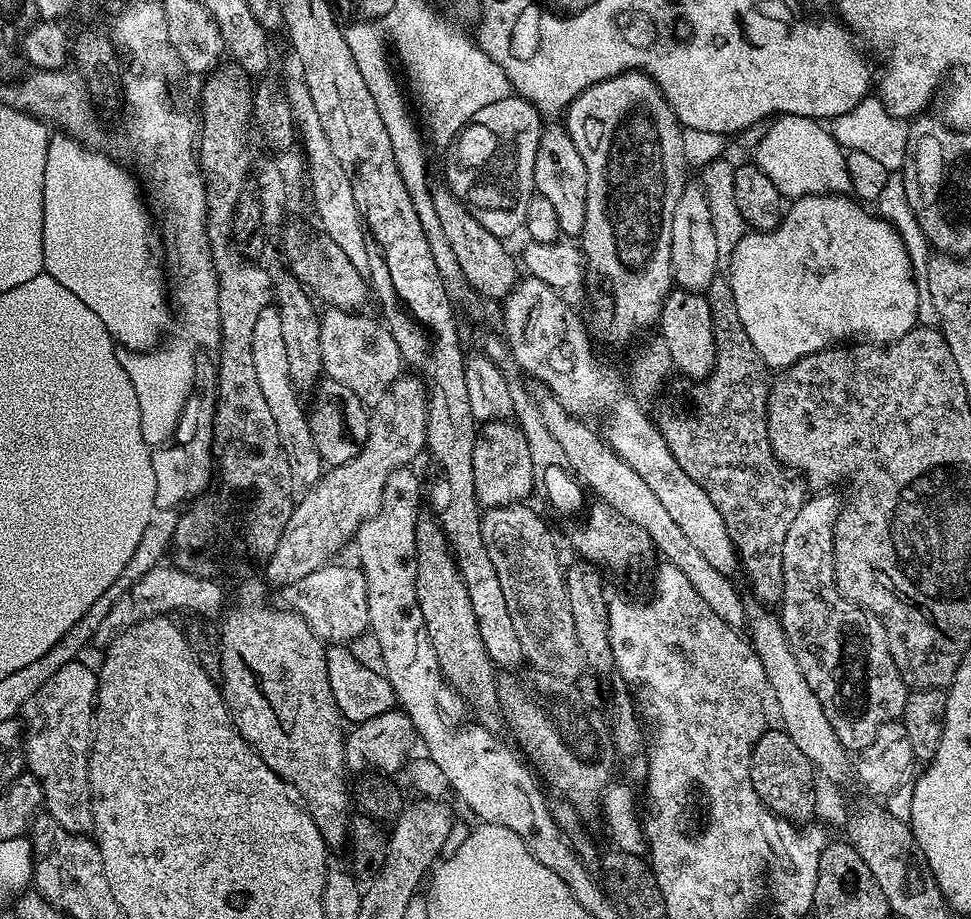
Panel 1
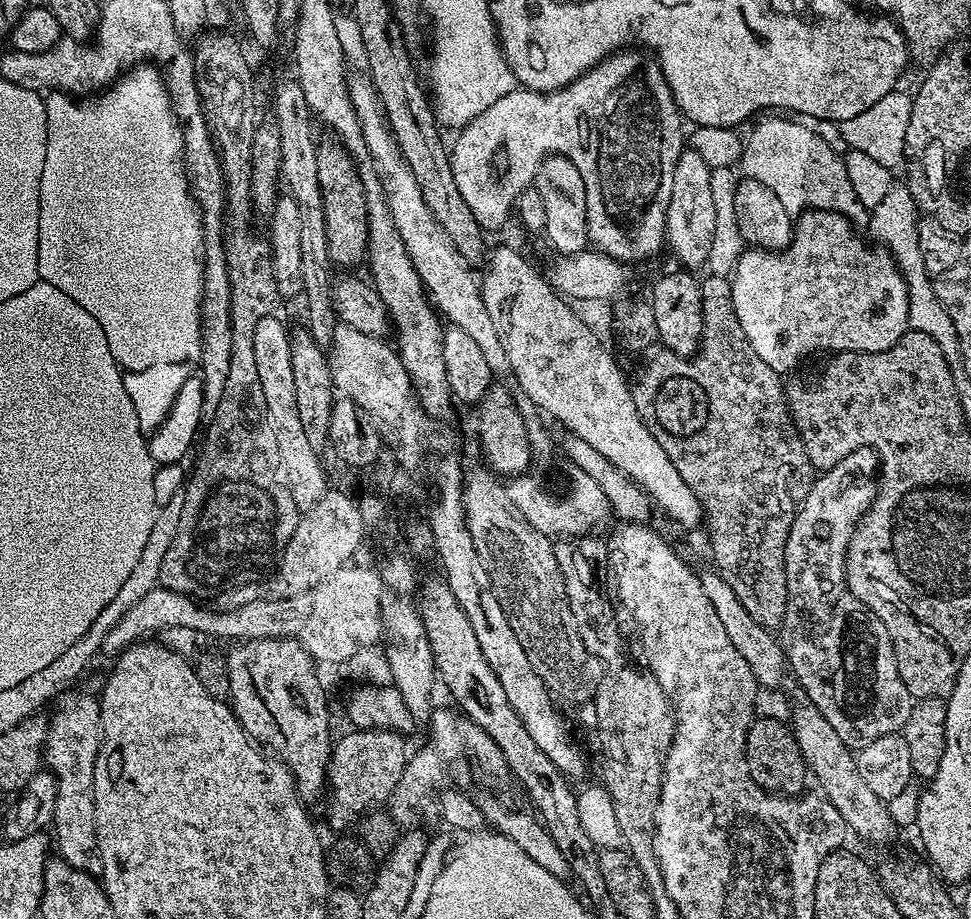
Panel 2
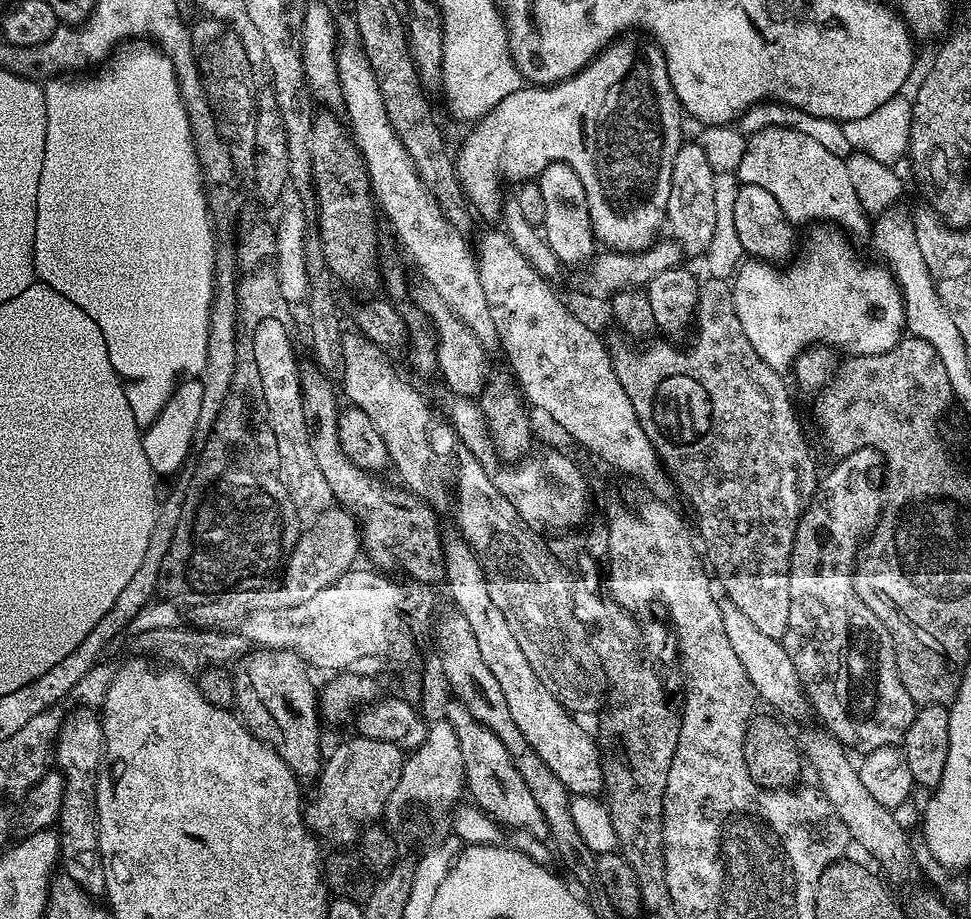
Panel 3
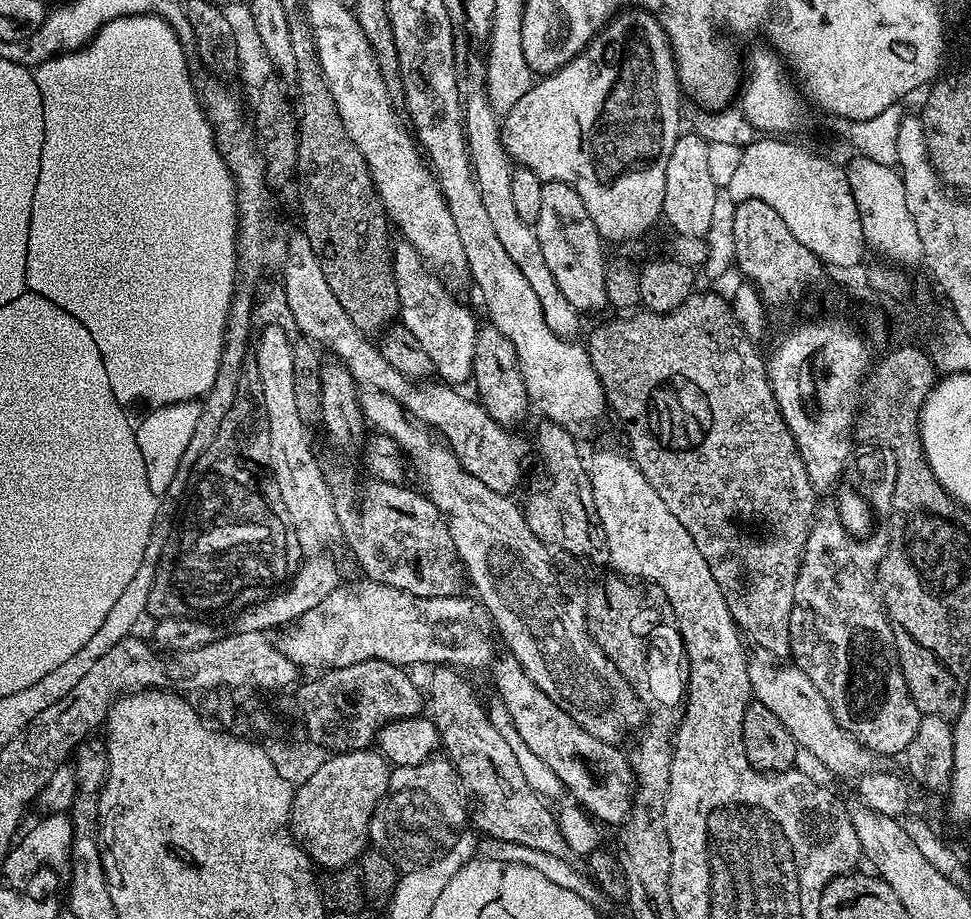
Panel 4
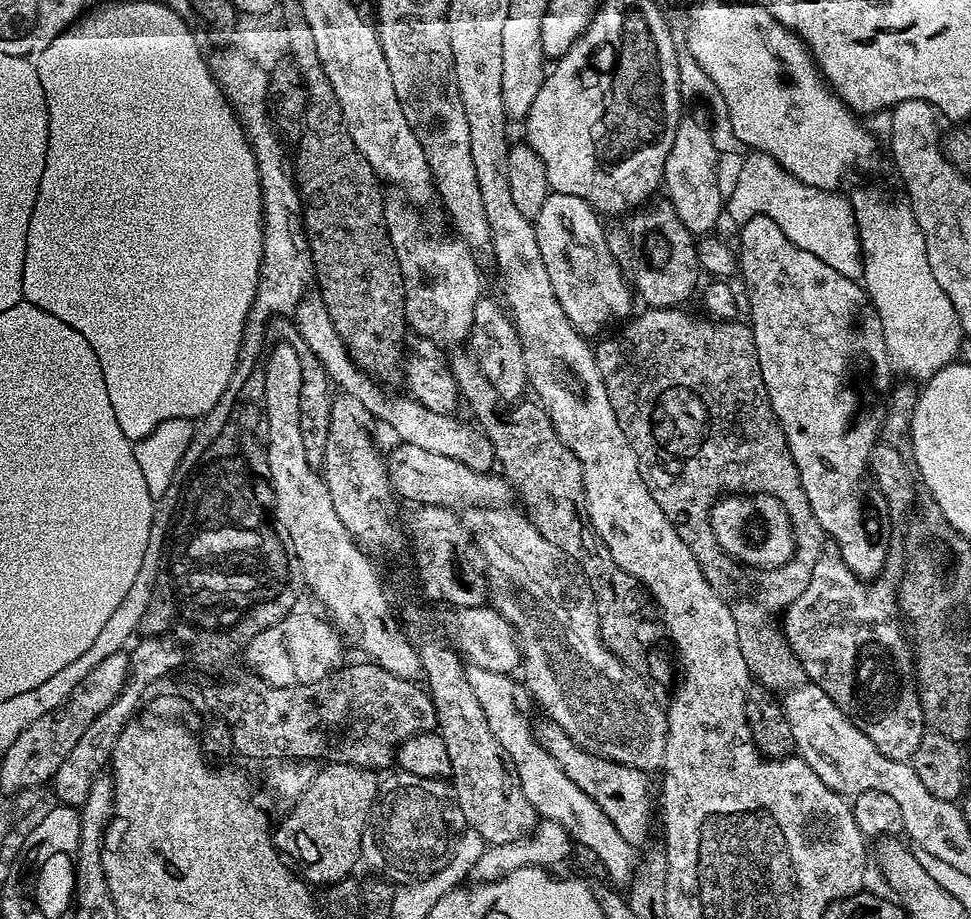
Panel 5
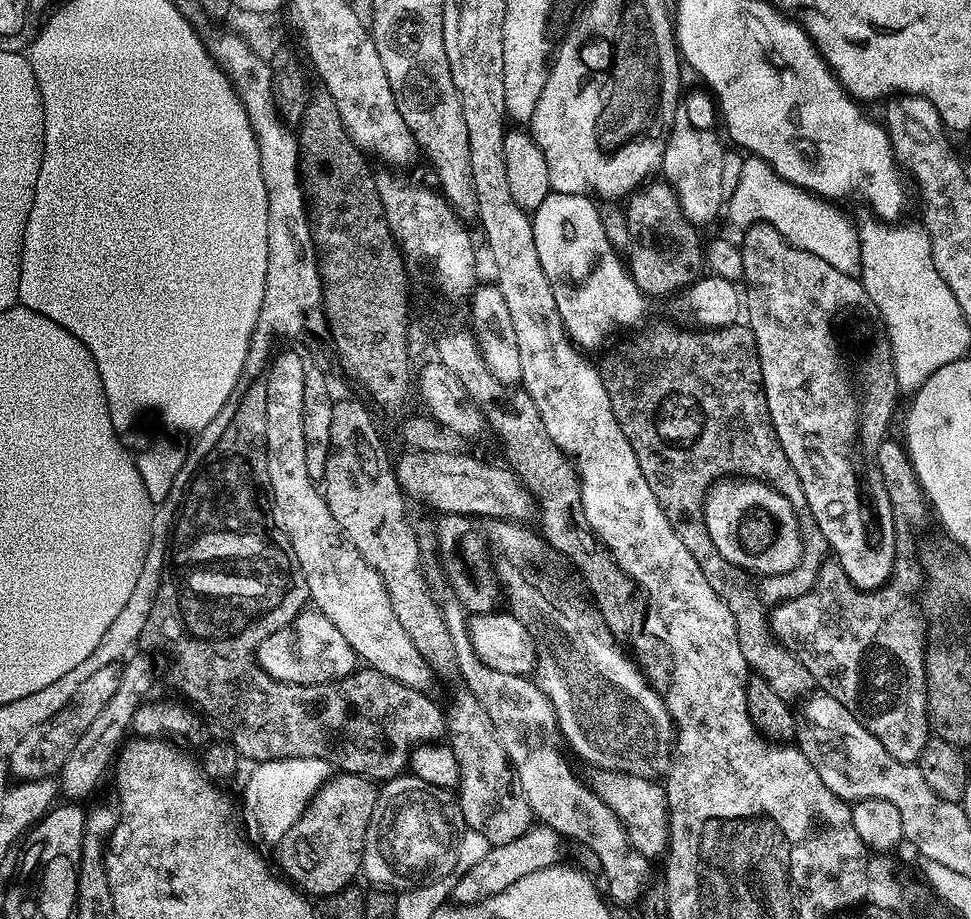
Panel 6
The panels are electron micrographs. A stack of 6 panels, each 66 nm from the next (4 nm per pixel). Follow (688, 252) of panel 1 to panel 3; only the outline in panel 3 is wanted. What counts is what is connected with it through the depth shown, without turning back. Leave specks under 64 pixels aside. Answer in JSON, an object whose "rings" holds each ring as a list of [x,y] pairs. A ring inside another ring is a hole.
{"rings":[[[681,143],[678,154],[674,158],[674,166],[670,174],[670,202],[666,217],[667,227],[672,227],[671,239],[679,242],[681,249],[696,258],[703,257],[714,231],[714,180],[717,173],[710,162],[706,162],[706,154],[702,151],[700,143]]]}

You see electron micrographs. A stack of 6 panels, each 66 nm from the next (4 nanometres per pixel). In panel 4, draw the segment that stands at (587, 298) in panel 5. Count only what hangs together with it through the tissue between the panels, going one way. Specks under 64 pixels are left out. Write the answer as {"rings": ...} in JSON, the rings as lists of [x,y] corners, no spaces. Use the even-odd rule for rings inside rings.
{"rings":[[[550,180],[543,187],[541,213],[534,227],[542,246],[542,258],[546,258],[546,266],[550,266],[554,282],[558,282],[558,290],[562,290],[566,302],[570,302],[577,313],[607,309],[608,265],[604,256],[605,241],[601,240],[590,214],[586,214],[586,206],[582,206],[582,198],[572,185]]]}

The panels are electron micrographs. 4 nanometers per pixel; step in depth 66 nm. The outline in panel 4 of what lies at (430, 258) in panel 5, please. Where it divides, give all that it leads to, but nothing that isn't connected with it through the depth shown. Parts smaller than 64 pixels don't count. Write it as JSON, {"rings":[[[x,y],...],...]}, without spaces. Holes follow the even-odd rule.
{"rings":[[[403,238],[397,241],[392,244],[392,269],[398,286],[399,323],[404,324],[406,330],[418,338],[422,350],[430,354],[435,375],[441,381],[451,386],[469,383],[472,380],[478,319],[462,301],[452,297],[451,290],[447,288],[449,285],[433,271],[428,261],[421,258],[412,243]]]}

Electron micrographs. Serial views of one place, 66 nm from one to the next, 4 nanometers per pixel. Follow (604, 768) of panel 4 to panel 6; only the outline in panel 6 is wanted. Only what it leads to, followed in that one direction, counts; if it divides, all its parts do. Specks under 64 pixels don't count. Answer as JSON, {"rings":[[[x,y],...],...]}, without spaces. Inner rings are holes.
{"rings":[[[600,772],[592,782],[593,791],[606,802],[622,822],[631,845],[649,860],[660,859],[669,844],[669,810],[667,789],[659,782],[621,772]]]}

